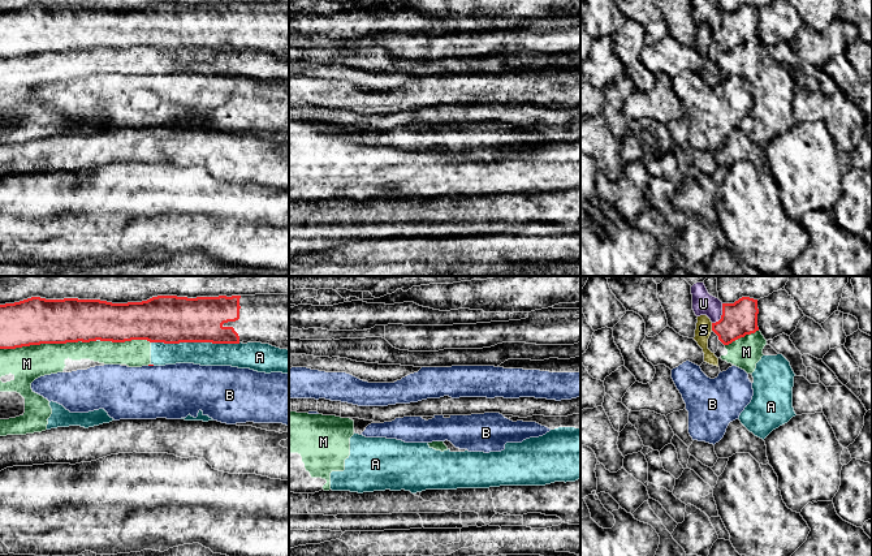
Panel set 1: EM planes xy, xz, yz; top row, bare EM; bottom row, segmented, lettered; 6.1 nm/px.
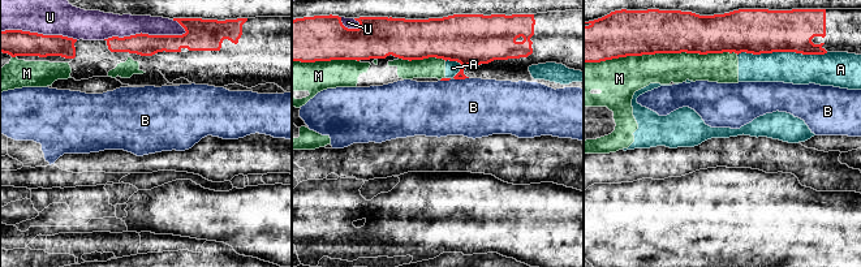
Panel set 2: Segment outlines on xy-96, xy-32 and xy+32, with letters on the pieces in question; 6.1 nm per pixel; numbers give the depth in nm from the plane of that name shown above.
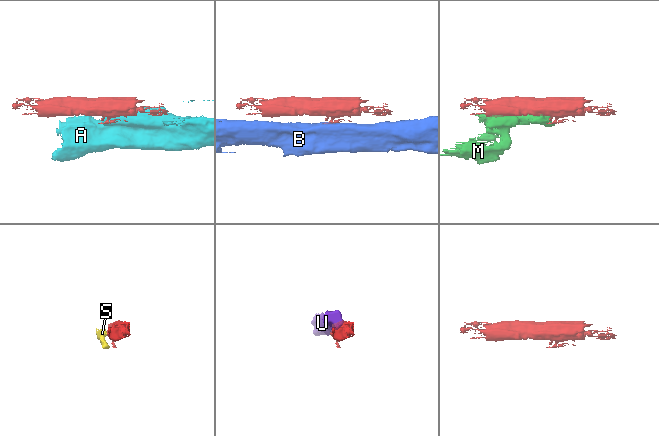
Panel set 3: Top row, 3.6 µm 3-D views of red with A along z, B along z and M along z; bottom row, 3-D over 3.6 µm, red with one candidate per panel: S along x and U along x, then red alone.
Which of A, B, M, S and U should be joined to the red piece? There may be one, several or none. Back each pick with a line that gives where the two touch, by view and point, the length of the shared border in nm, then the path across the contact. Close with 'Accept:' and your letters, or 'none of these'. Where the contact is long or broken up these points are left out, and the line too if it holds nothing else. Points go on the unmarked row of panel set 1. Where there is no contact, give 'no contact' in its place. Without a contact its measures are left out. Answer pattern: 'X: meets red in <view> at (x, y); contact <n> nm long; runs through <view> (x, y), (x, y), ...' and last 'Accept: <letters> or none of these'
Accept: none of these

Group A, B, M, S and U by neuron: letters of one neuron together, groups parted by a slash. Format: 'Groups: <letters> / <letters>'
Groups: A M / B / S / U

